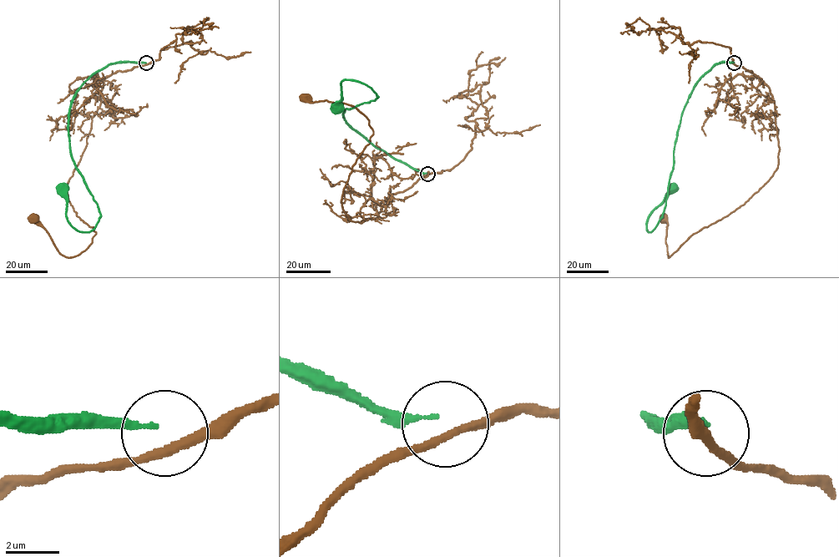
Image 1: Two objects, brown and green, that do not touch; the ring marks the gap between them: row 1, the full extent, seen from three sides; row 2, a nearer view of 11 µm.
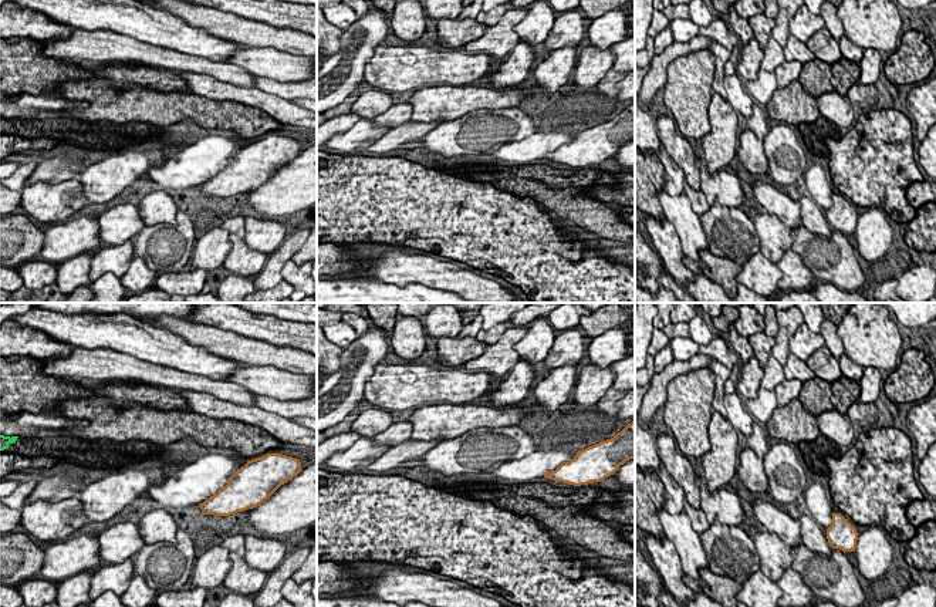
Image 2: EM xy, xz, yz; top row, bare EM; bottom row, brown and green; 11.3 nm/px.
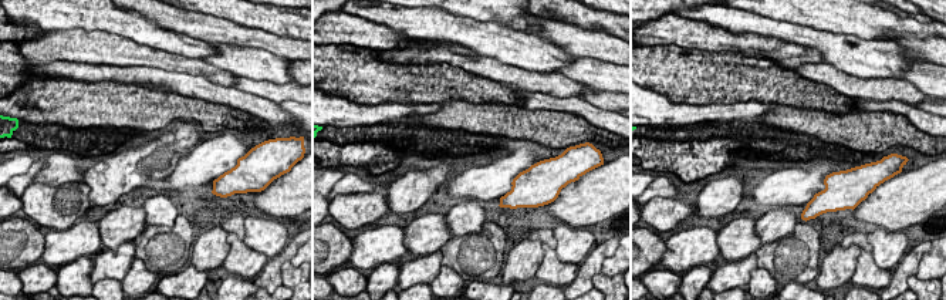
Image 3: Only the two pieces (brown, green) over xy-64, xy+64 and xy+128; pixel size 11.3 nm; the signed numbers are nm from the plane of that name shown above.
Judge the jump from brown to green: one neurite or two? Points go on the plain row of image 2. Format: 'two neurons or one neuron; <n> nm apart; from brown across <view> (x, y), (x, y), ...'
two neurons; 2200 nm apart; from brown across xy (200, 185), (17, 118)

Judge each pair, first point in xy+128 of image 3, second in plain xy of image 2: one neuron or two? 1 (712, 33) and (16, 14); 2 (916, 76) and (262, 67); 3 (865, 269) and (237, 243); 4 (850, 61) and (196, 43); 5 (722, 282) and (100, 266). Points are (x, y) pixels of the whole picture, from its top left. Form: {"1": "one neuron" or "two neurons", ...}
{"1": "one neuron", "2": "one neuron", "3": "one neuron", "4": "one neuron", "5": "one neuron"}

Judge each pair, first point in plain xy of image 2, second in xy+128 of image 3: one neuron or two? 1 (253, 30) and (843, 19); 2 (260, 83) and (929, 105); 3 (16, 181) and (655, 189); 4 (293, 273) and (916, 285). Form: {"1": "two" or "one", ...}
{"1": "two", "2": "one", "3": "two", "4": "one"}

